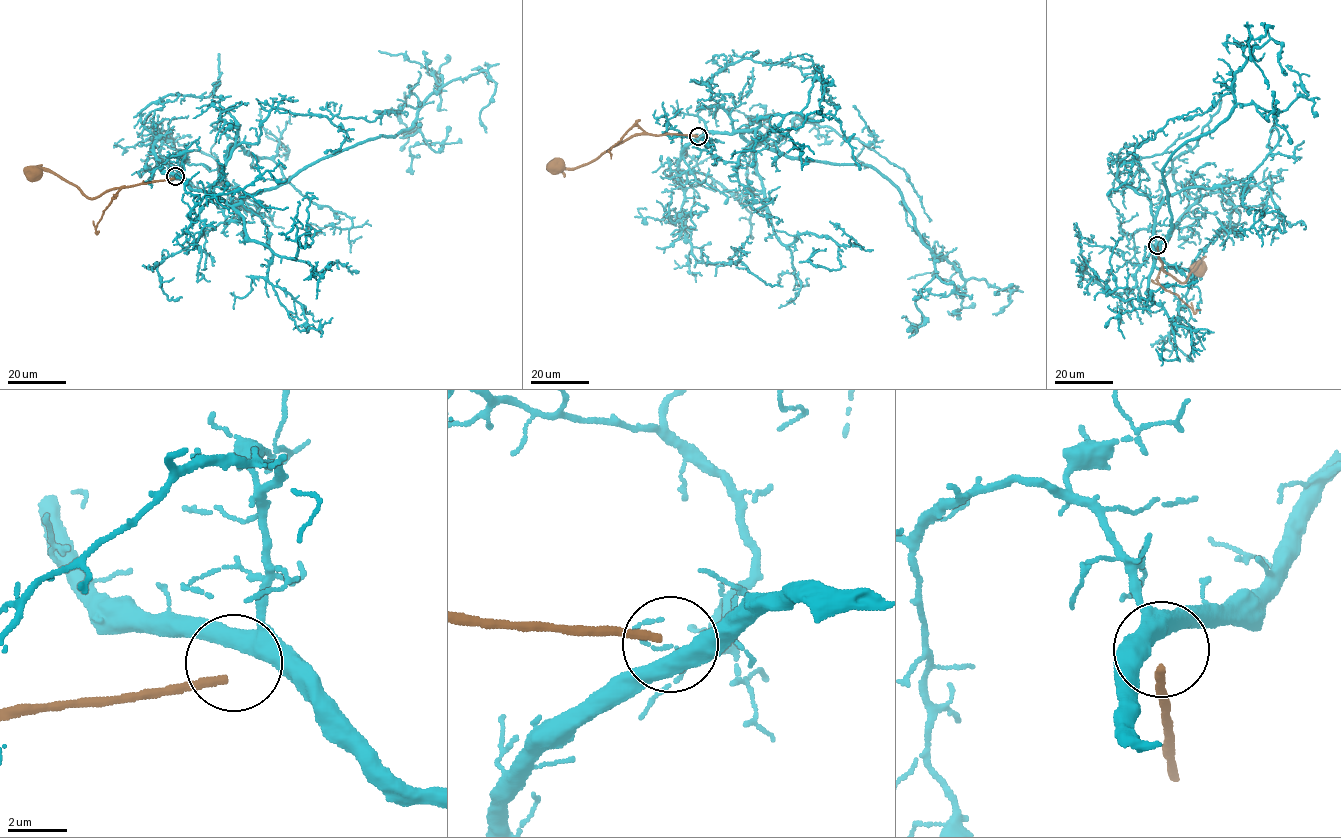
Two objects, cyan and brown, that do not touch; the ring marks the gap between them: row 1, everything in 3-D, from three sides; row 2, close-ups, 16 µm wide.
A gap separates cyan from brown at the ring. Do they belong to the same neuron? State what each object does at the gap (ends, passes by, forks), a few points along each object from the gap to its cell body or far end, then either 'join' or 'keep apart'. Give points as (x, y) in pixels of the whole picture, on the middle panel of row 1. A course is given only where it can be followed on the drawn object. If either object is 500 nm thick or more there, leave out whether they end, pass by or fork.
cyan via (699, 137), (755, 131), (790, 157), (871, 165), (897, 188), (936, 257), (965, 279), (1017, 287), (999, 292) | brown via (697, 136), (636, 134), (577, 167), (555, 170), (555, 167) | keep apart

